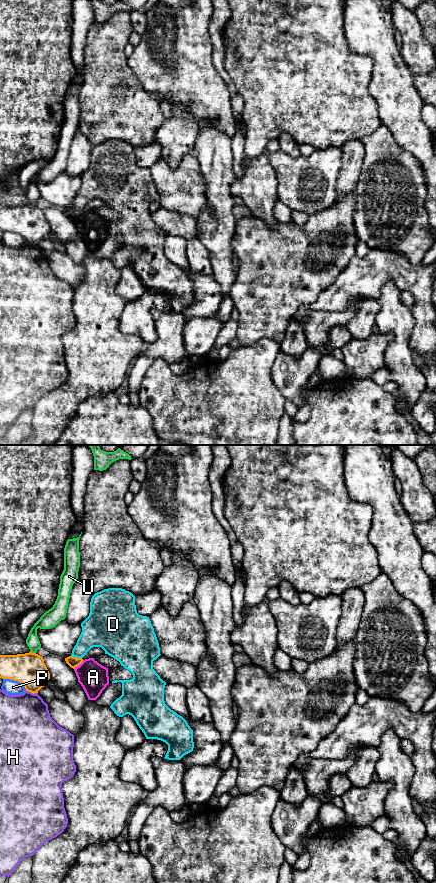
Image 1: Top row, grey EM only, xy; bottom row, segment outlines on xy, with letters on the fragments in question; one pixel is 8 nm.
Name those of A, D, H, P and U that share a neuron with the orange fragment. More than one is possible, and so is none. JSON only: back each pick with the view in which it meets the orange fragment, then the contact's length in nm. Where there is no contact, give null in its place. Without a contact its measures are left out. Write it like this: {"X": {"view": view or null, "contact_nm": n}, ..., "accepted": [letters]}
{"accepted": []}

